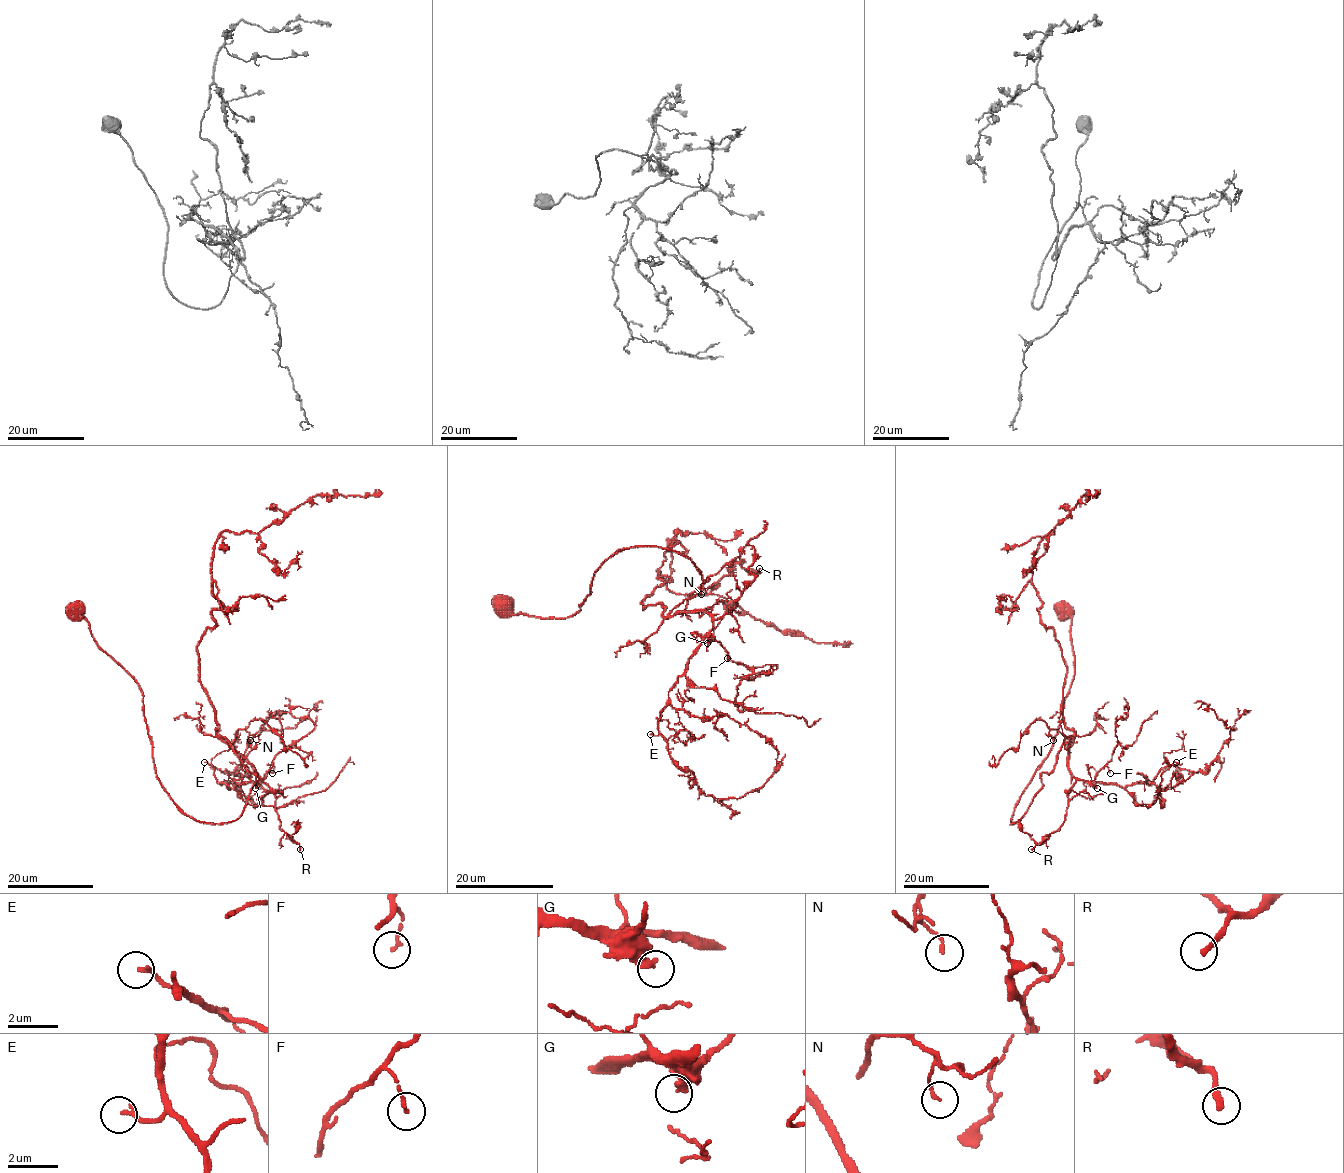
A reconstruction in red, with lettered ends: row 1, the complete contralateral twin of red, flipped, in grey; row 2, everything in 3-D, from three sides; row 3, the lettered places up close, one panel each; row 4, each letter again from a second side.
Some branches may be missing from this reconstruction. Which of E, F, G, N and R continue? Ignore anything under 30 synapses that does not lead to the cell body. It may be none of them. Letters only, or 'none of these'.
R

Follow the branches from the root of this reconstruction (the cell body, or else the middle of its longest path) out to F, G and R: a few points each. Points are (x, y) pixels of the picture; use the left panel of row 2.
F: (76, 612), (138, 684), (184, 813), (227, 823), (246, 804), (255, 775), (221, 737), (257, 782), (272, 773)
G: (76, 612), (138, 684), (156, 776), (184, 813), (227, 823), (246, 804), (255, 775), (221, 737), (255, 788)
R: (76, 612), (138, 684), (171, 800), (200, 821), (239, 817), (255, 775), (223, 737), (274, 795), (300, 849)

